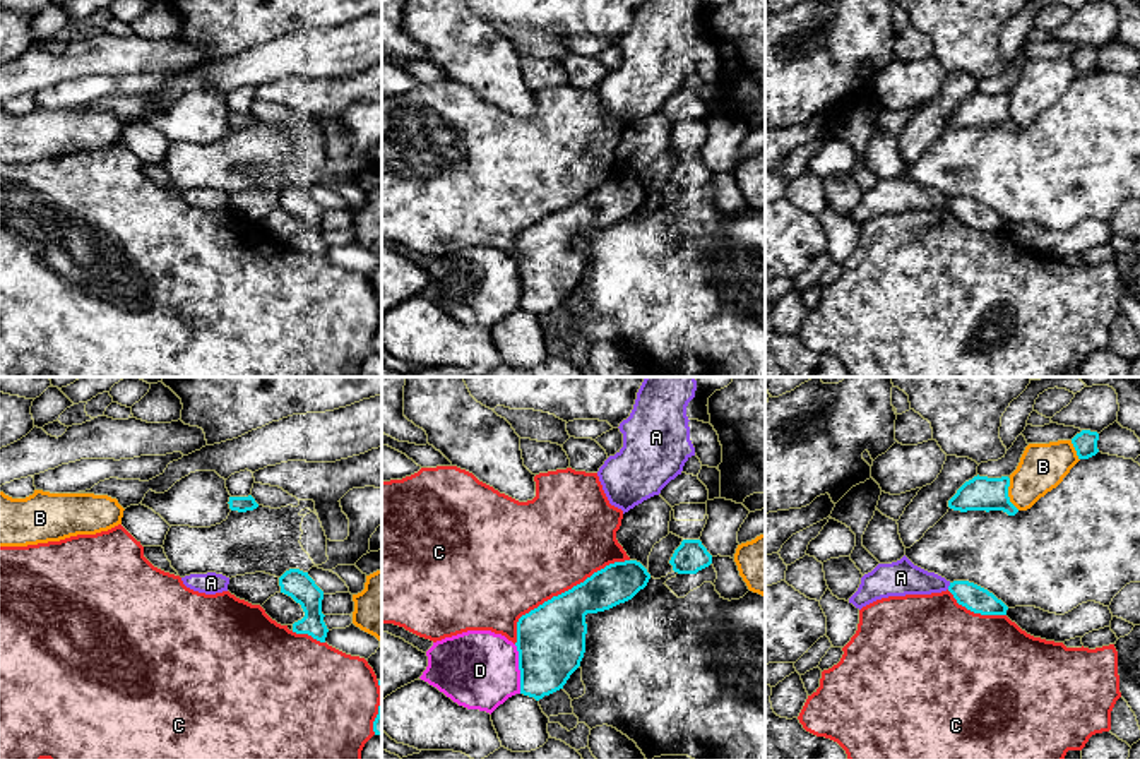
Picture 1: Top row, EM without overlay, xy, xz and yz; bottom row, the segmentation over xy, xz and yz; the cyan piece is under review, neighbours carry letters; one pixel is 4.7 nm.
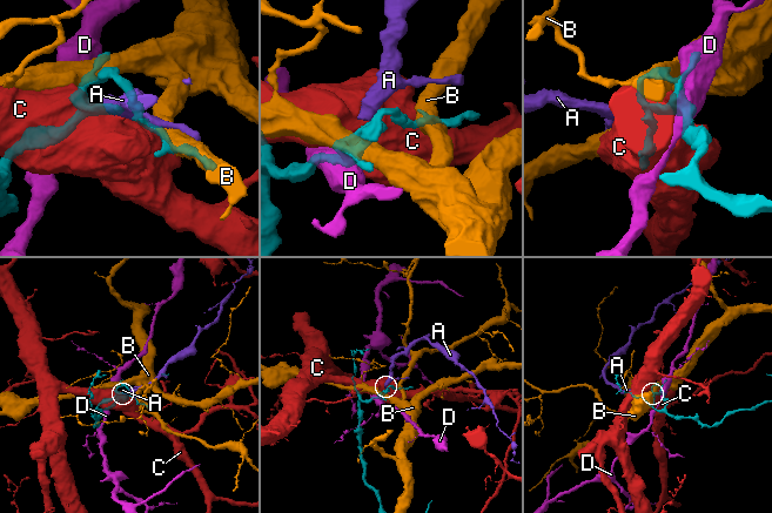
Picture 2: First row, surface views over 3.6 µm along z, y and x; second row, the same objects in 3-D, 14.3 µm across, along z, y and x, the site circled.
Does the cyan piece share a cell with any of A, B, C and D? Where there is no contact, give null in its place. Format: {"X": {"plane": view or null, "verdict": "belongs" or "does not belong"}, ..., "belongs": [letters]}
{"A": {"plane": "yz", "verdict": "does not belong"}, "B": {"plane": "yz", "verdict": "does not belong"}, "C": {"plane": "xz", "verdict": "does not belong"}, "D": {"plane": "xz", "verdict": "does not belong"}, "belongs": []}

